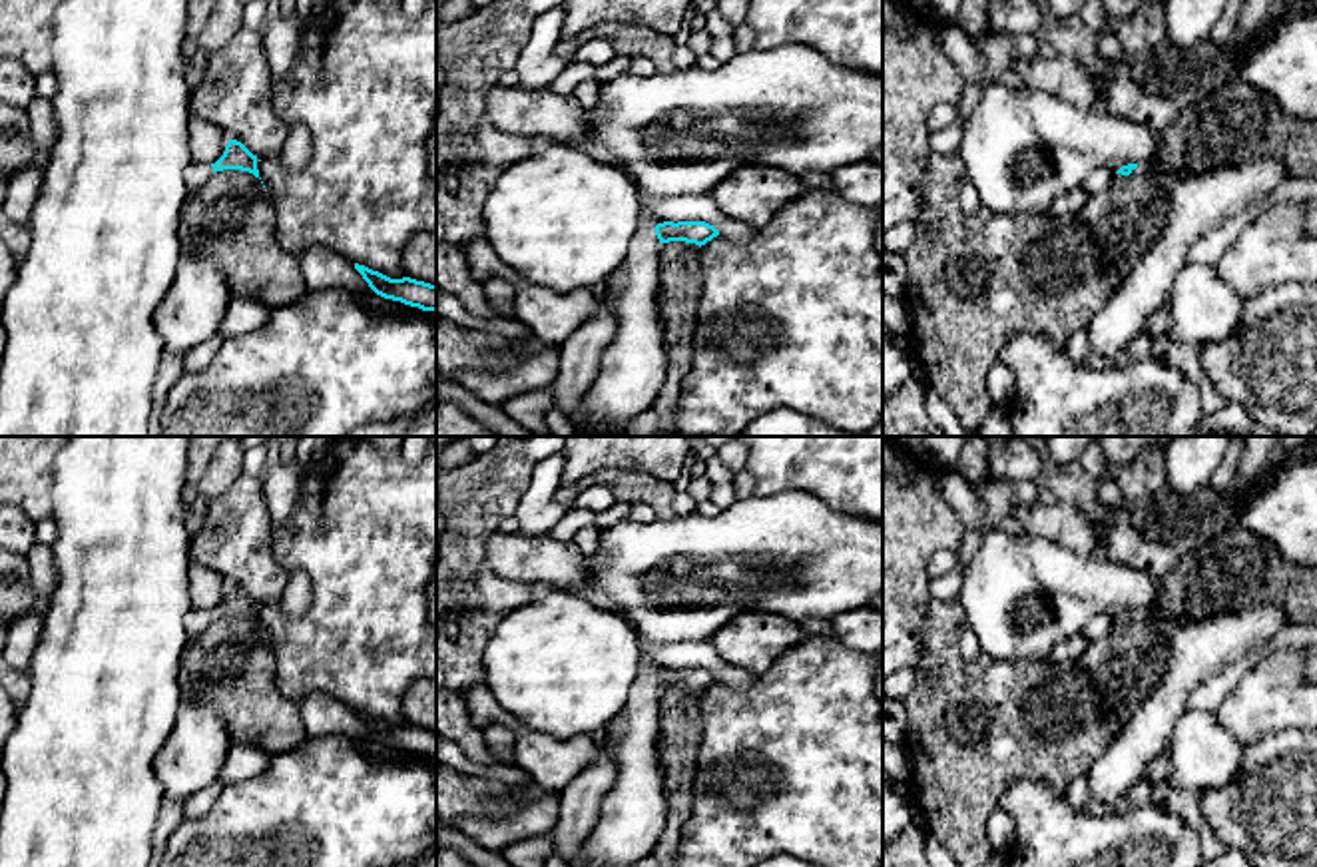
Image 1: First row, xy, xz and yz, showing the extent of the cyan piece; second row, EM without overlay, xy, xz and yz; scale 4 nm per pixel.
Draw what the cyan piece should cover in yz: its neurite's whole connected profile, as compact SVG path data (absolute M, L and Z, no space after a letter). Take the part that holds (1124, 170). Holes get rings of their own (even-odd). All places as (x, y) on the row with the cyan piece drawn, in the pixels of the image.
M1257 157L1203 173L1174 173L1156 163L1128 163L1116 173L1154 177L1166 195L1168 217L1152 249L1086 327L1094 355L1112 363L1124 359L1126 347L1144 335L1146 323L1162 307L1170 307L1174 283L1189 263L1191 245L1287 177L1277 157Z

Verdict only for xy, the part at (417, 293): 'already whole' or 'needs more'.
already whole

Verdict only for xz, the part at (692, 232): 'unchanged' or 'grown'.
grown

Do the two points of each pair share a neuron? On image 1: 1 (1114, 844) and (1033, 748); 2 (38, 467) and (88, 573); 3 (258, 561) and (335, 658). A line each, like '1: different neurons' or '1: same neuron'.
1: different neurons
2: different neurons
3: different neurons

